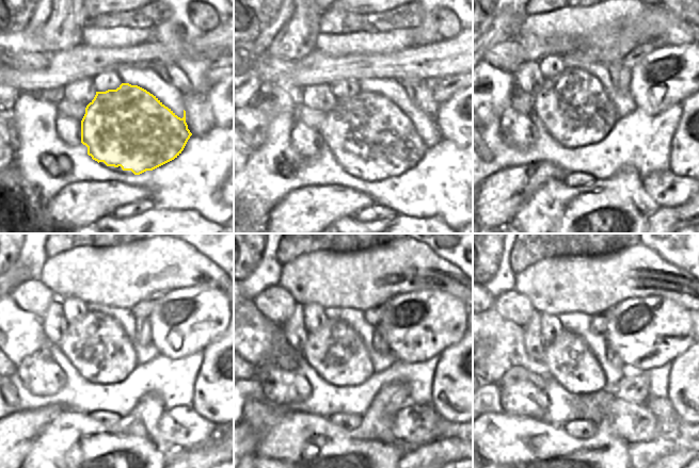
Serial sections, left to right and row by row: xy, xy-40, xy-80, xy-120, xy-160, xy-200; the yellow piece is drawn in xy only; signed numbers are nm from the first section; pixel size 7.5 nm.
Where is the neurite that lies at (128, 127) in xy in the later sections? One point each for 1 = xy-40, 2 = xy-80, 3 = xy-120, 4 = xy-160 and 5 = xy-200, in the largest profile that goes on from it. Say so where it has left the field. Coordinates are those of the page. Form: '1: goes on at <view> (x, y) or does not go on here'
1: goes on at xy-40 (363, 128)
2: goes on at xy-80 (587, 120)
3: goes on at xy-120 (107, 358)
4: goes on at xy-160 (343, 360)
5: goes on at xy-200 (573, 365)

